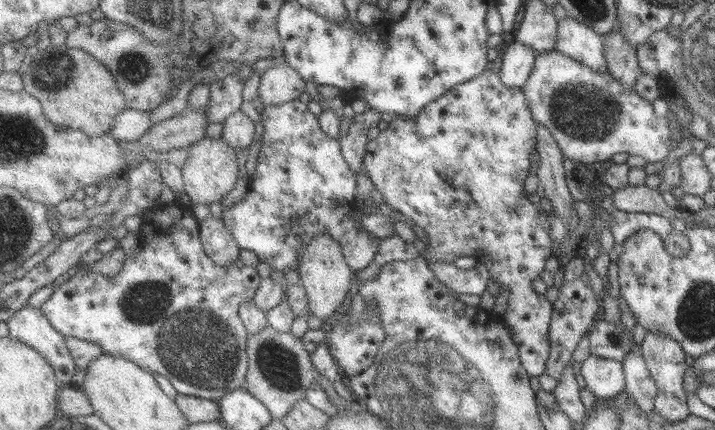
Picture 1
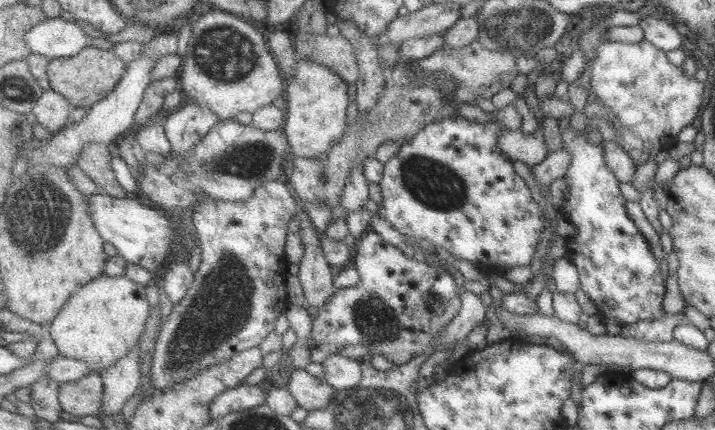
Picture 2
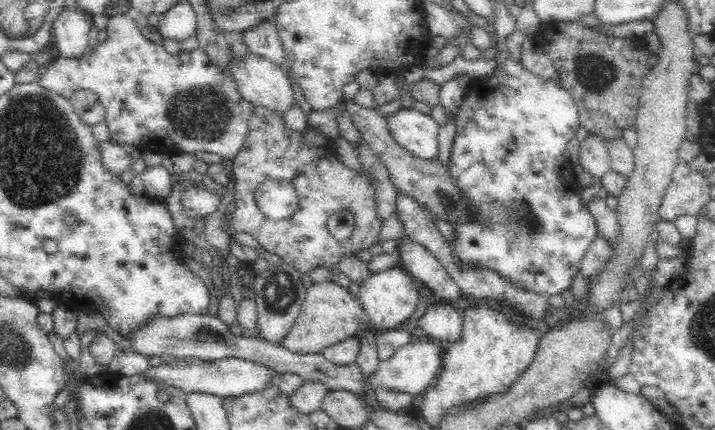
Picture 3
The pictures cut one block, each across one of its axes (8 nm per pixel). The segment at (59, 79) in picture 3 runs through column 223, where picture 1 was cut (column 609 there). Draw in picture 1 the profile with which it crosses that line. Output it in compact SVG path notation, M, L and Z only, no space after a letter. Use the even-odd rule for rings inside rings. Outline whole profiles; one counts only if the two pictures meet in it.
M556 48L537 56L534 65L529 80L521 89L525 91L525 97L532 107L533 118L552 131L569 162L598 162L609 160L617 152L625 152L641 156L646 163L660 163L672 149L670 117L657 117L652 104L639 97L633 87L629 91L623 89L621 82L617 81L607 68L591 69L585 66L585 63L561 53Z

